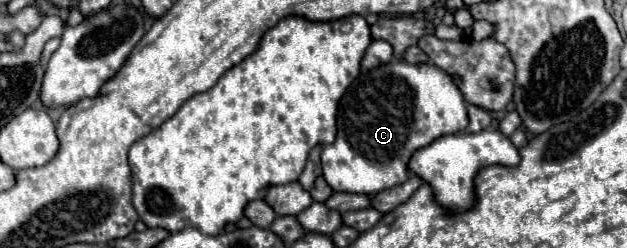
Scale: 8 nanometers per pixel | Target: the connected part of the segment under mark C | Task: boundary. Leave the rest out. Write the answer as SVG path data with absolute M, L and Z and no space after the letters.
M391 60L369 72L361 72L359 78L347 88L341 98L337 114L337 138L333 144L323 146L321 166L327 184L335 192L367 194L393 188L409 178L409 158L415 150L431 144L439 136L463 132L469 124L467 102L455 84L455 80L433 64L409 64L405 60Z

